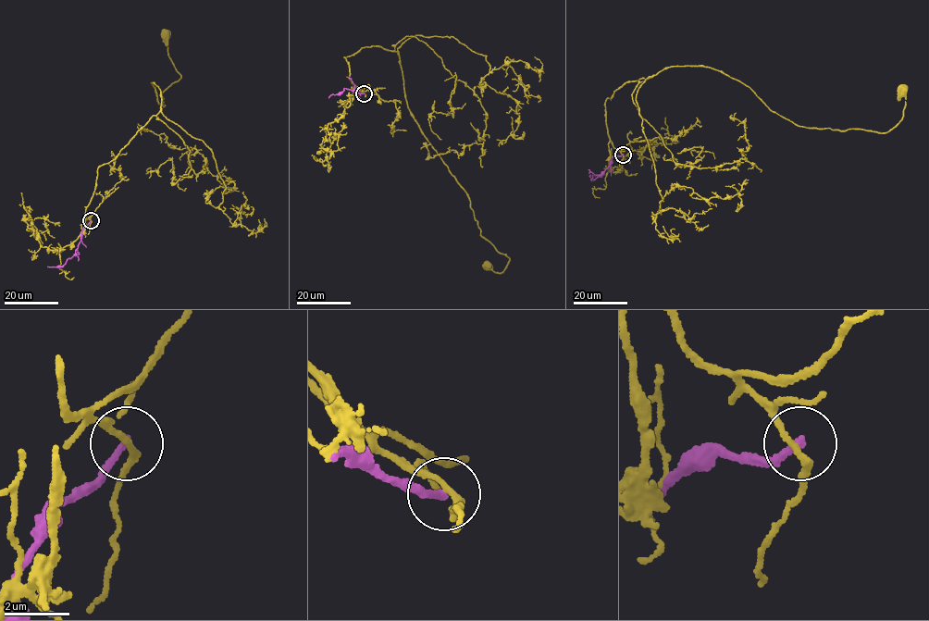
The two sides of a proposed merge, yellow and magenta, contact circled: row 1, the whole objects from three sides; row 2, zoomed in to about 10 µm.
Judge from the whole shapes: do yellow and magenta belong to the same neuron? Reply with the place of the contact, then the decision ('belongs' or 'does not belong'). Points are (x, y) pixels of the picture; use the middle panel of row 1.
place (364, 93); does not belong

